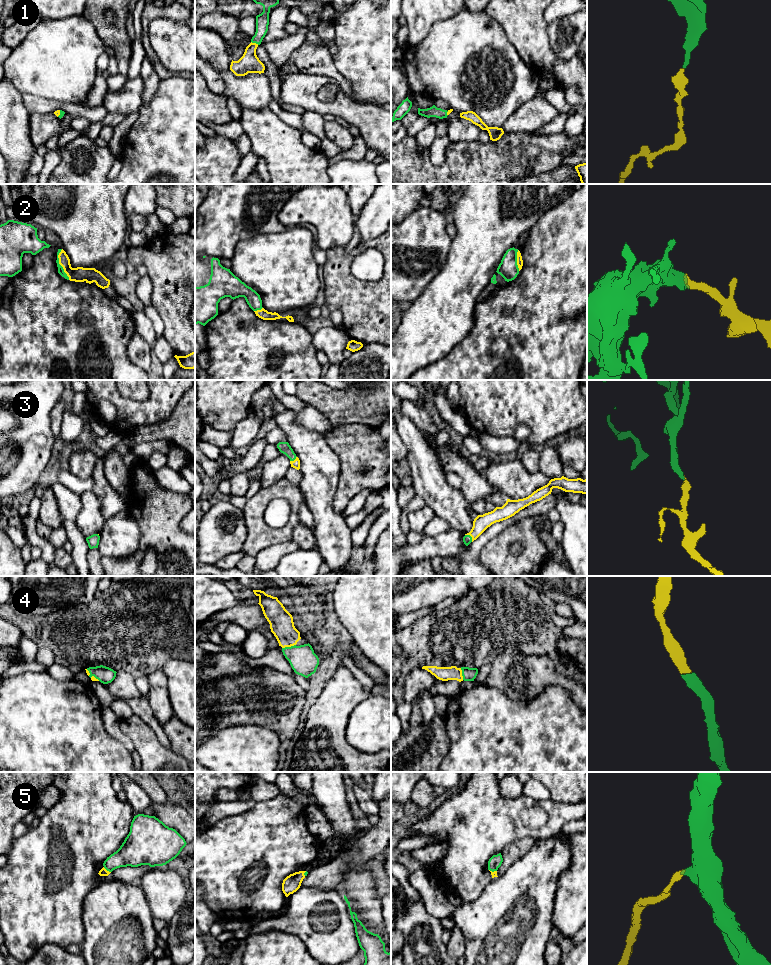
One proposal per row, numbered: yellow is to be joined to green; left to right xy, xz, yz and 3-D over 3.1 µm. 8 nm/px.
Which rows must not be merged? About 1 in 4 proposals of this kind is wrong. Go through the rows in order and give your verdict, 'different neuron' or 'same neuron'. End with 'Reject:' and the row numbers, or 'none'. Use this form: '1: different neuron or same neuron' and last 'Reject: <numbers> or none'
1: same neuron
2: same neuron
3: same neuron
4: same neuron
5: same neuron
Reject: none

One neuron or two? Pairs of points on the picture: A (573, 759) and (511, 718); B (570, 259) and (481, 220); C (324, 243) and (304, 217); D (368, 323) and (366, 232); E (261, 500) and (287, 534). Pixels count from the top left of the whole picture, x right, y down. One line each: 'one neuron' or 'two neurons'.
A: one neuron
B: two neurons
C: one neuron
D: two neurons
E: one neuron

